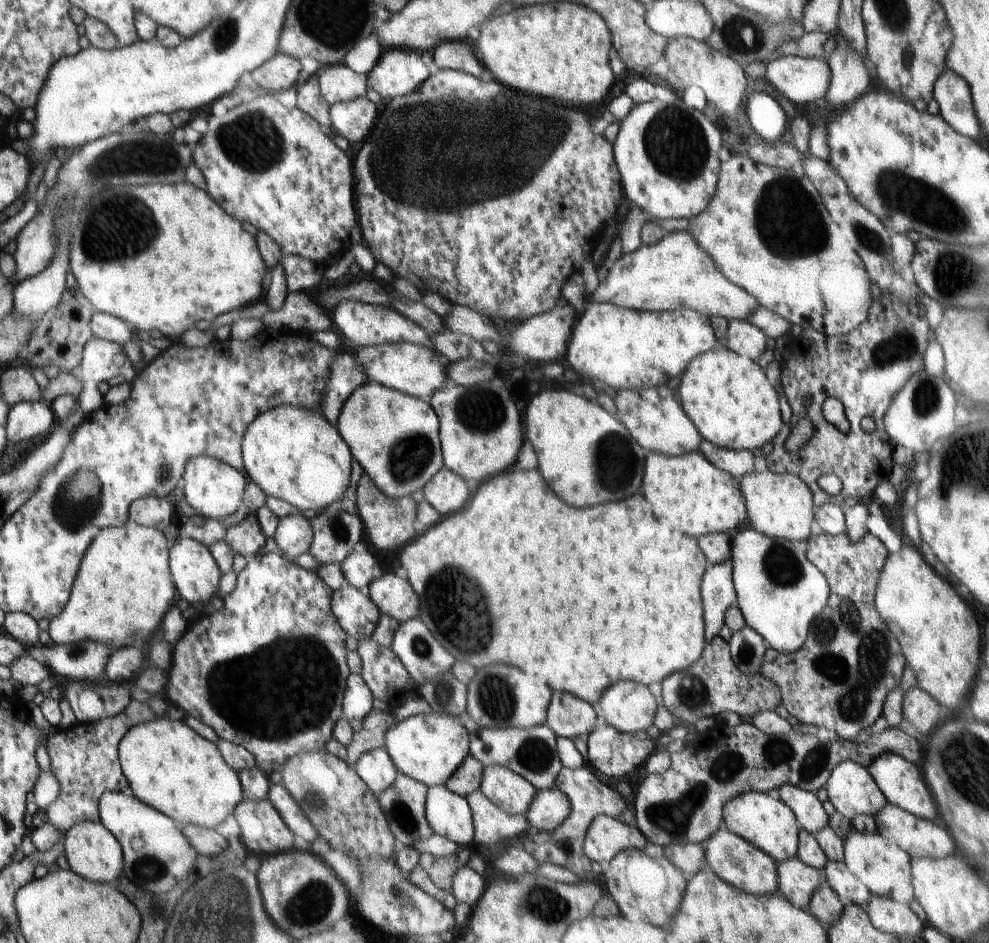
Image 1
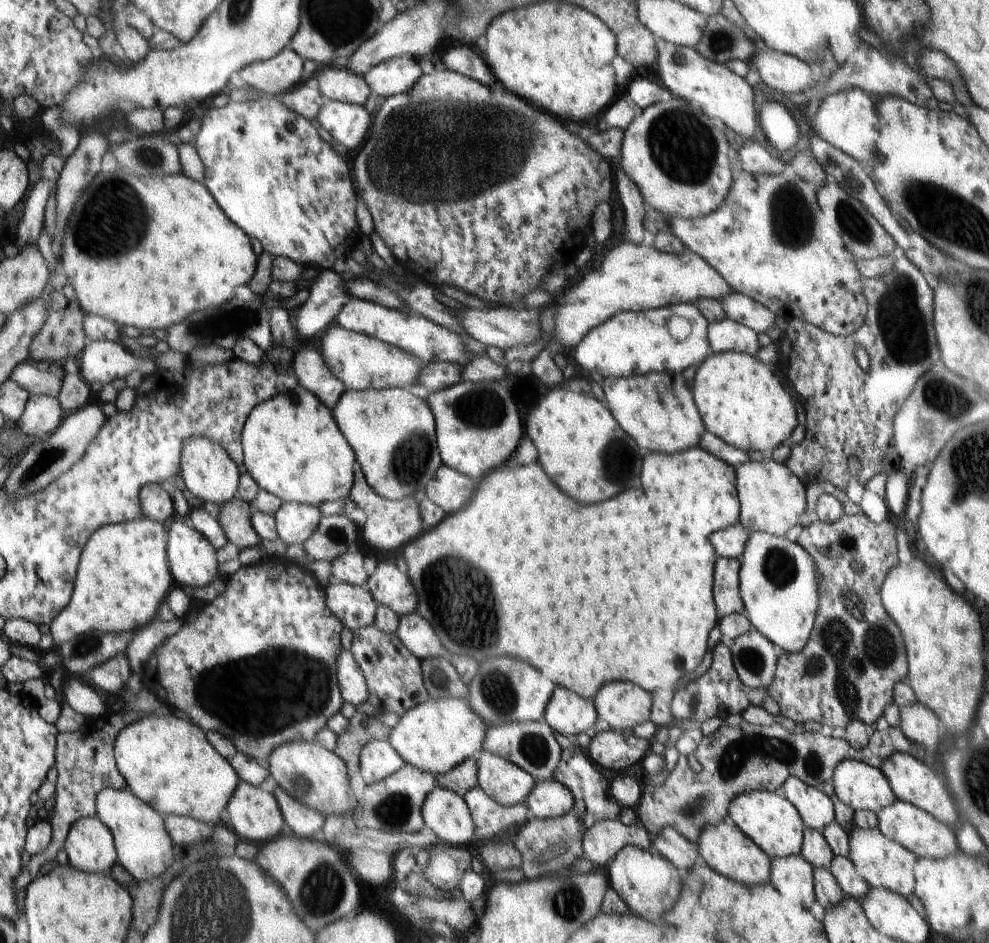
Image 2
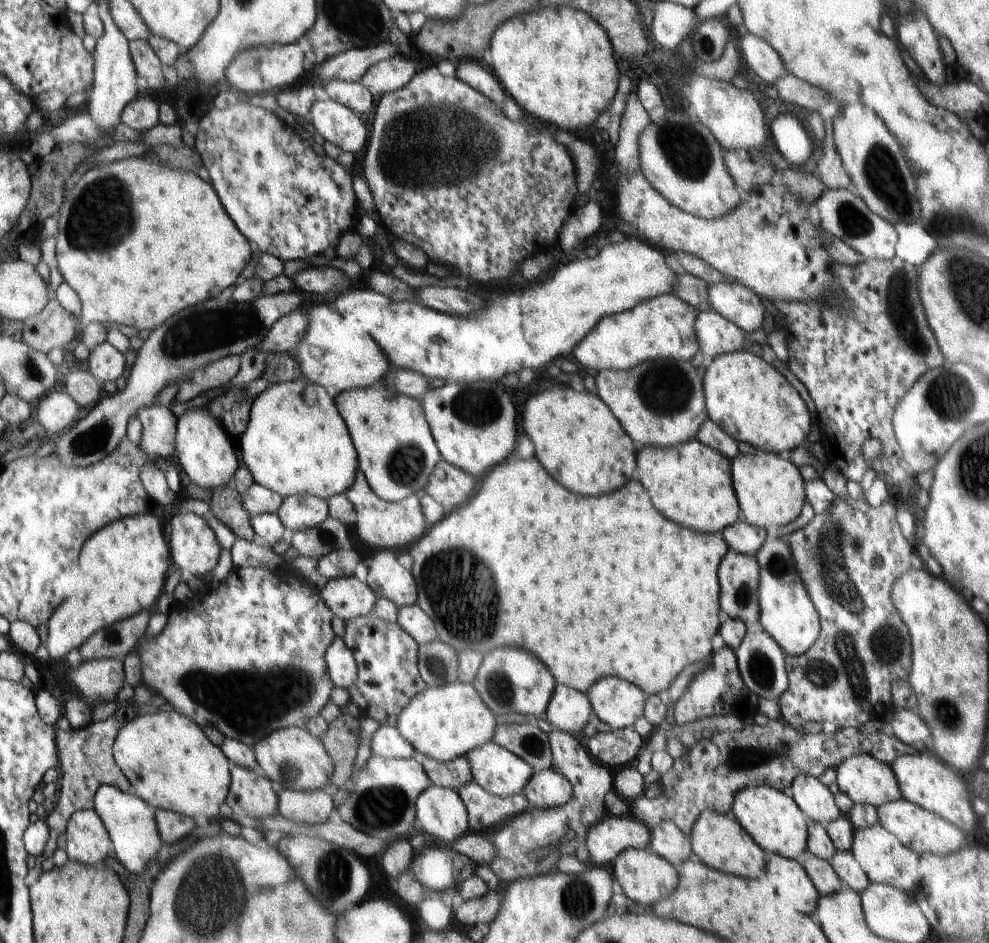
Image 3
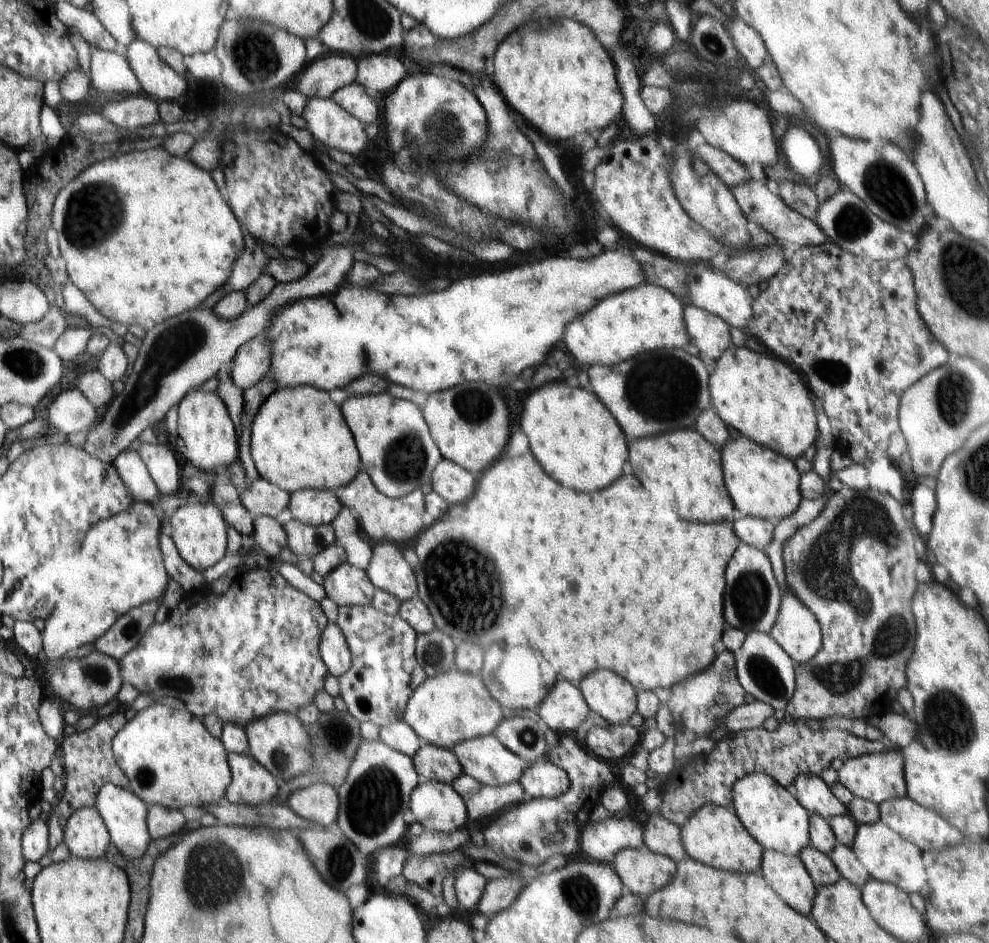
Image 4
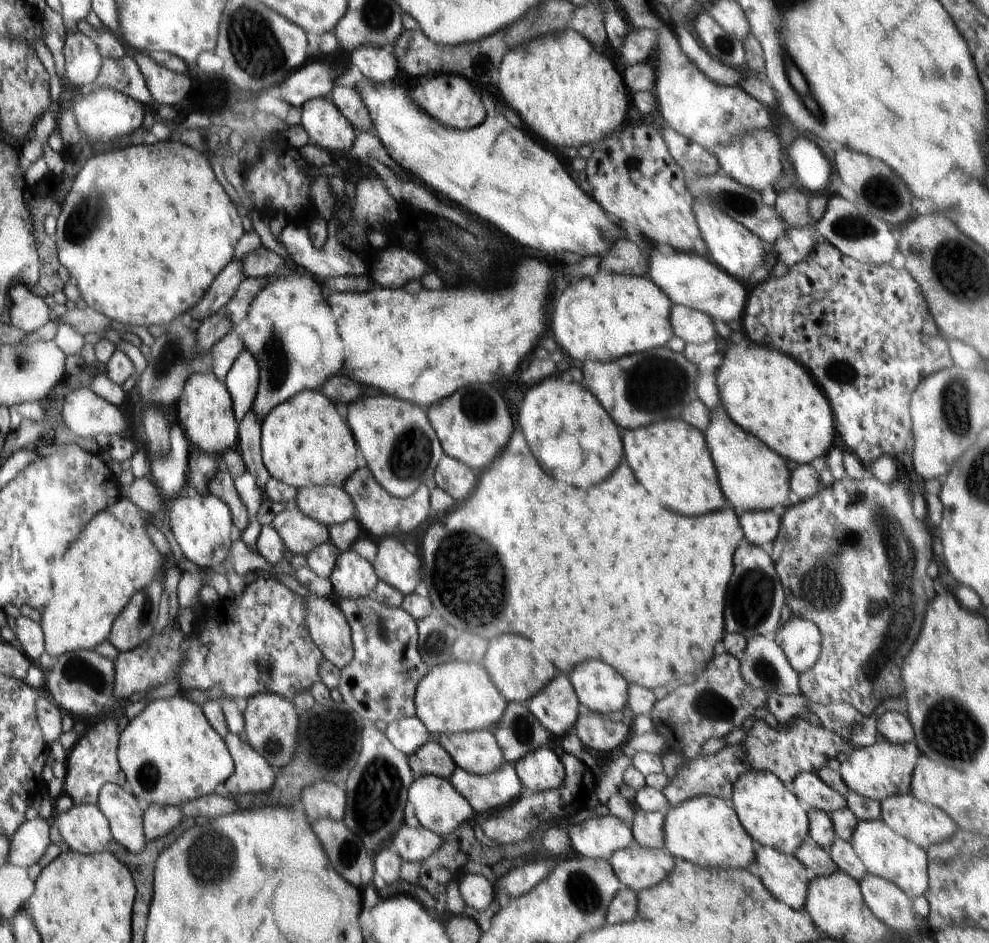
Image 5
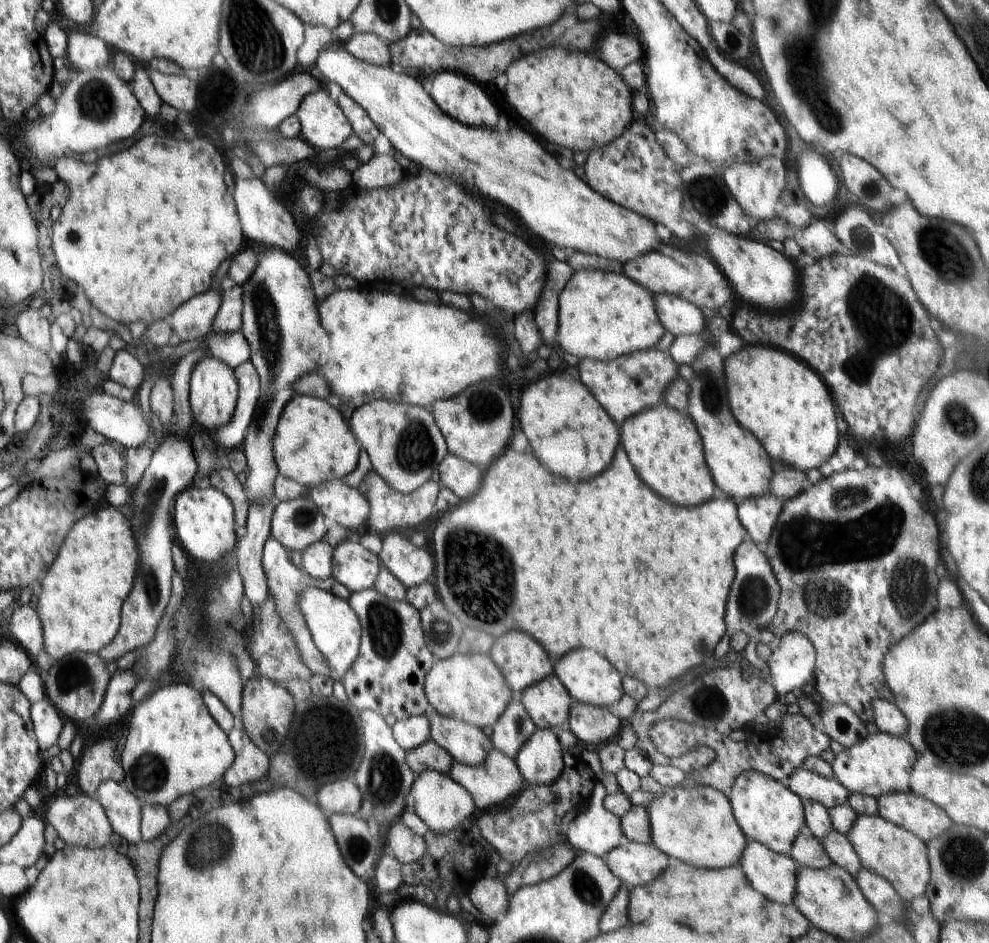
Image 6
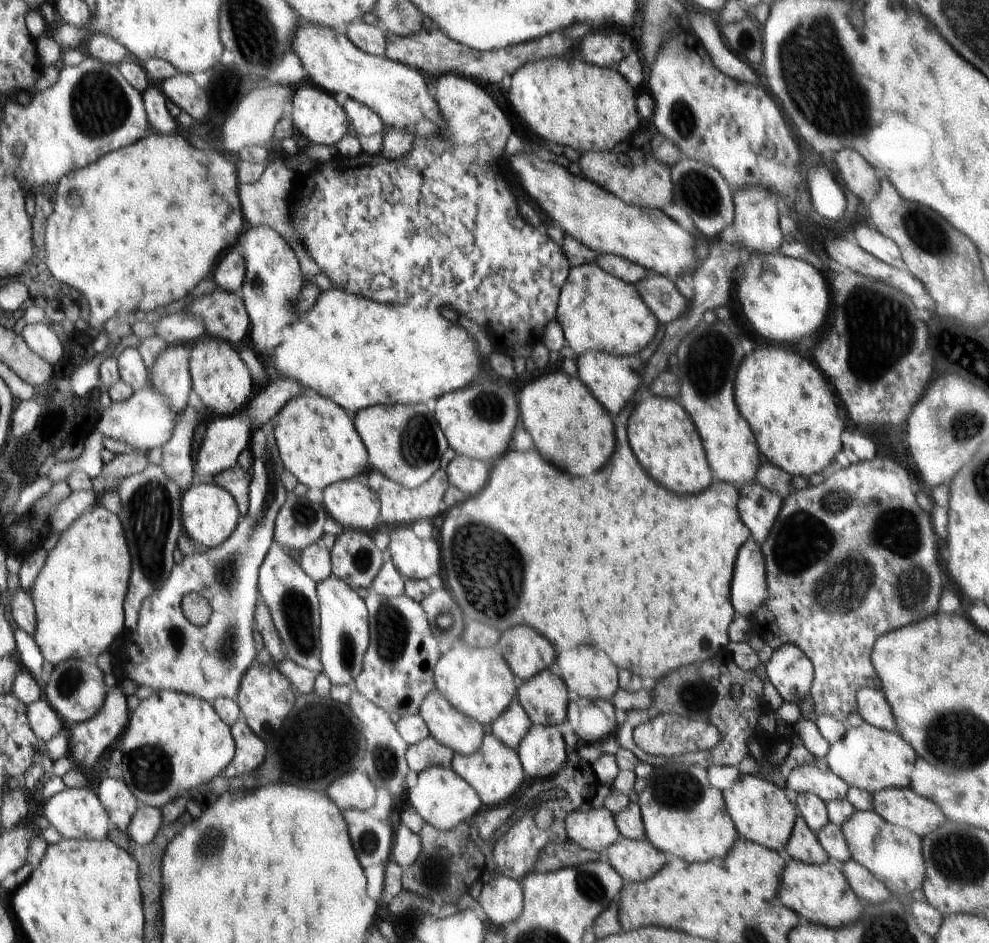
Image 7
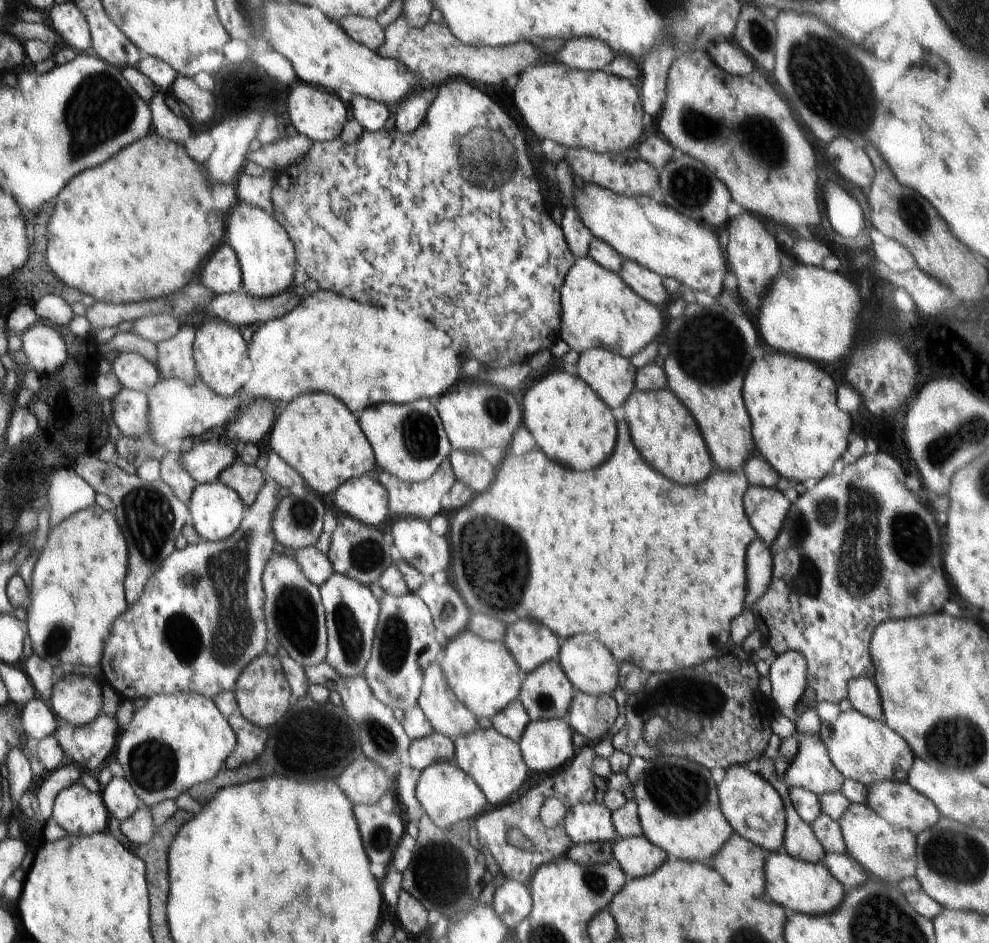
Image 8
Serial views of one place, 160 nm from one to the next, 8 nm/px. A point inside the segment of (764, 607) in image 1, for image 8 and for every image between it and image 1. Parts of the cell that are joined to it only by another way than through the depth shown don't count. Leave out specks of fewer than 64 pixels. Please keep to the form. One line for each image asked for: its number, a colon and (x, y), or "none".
2: (778, 579)
3: (786, 613)
4: (796, 630)
5: (800, 639)
6: (792, 663)
7: (790, 671)
8: (788, 671)

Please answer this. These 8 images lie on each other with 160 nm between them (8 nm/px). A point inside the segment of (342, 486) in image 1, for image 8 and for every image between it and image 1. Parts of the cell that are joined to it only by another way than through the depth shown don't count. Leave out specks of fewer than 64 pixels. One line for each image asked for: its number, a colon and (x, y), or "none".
2: (293, 448)
3: (294, 449)
4: (295, 445)
5: (304, 442)
6: (313, 445)
7: (318, 443)
8: (317, 434)

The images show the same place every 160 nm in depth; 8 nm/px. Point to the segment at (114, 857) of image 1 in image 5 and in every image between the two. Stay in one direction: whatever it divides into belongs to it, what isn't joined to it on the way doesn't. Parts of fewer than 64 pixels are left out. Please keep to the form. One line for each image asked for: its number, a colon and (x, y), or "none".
2: (89, 847)
3: (87, 841)
4: (87, 836)
5: (85, 828)

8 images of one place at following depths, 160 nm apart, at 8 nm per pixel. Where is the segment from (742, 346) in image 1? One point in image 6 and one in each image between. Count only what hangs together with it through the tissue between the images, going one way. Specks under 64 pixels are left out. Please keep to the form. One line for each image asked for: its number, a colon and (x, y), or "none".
2: (727, 335)
3: (716, 335)
4: (708, 332)
5: (692, 326)
6: (680, 317)

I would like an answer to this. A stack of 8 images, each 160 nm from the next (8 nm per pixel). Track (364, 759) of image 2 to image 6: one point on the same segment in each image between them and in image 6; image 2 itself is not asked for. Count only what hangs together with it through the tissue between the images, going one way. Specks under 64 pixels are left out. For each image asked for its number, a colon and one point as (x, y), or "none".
3: (387, 742)
4: (399, 736)
5: (407, 735)
6: (411, 732)

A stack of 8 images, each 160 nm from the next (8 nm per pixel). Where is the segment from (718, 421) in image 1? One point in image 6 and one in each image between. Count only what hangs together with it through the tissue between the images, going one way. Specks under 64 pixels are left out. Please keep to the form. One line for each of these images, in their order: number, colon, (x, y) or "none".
2: (741, 400)
3: (747, 398)
4: (764, 398)
5: (768, 394)
6: (786, 405)

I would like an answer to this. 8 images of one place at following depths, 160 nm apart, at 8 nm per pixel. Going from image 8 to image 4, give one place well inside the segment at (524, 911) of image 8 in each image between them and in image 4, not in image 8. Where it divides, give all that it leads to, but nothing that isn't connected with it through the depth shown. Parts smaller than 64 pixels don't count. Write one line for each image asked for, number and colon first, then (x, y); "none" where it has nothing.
4: (469, 885)
5: (476, 890)
6: (489, 895)
7: (501, 897)

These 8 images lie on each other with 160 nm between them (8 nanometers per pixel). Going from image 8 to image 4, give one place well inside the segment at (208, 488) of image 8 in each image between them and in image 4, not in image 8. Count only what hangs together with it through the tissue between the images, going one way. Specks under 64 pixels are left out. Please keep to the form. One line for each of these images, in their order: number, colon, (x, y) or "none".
4: (198, 530)
5: (202, 524)
6: (204, 519)
7: (209, 512)

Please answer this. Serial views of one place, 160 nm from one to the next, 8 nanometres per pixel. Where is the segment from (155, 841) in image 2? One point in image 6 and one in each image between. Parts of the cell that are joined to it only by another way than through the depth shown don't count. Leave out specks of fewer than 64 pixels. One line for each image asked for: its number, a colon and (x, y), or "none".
3: (130, 822)
4: (125, 814)
5: (125, 817)
6: (123, 809)

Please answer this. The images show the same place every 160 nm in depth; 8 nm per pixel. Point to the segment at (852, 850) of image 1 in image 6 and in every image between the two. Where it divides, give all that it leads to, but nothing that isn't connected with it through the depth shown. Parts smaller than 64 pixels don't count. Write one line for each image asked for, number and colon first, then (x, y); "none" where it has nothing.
2: (881, 862)
3: (884, 859)
4: (888, 858)
5: (885, 853)
6: (898, 855)

